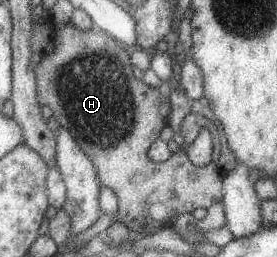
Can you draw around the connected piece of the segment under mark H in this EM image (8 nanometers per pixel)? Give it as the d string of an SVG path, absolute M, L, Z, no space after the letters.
M66 23L50 32L53 36L53 51L49 55L42 55L39 63L33 66L39 105L50 107L59 126L74 137L76 144L94 165L99 185L108 187L117 196L114 220L124 223L130 231L141 229L144 233L153 233L172 226L173 220L181 214L191 214L199 208L207 209L216 202L221 204L223 190L222 171L217 168L220 154L218 133L210 134L213 149L208 164L192 164L180 148L164 162L155 163L150 160L147 155L148 147L158 138L160 130L169 120L171 104L168 98L162 97L157 87L146 85L137 76L134 78L128 52L104 31L96 28L81 31Z

